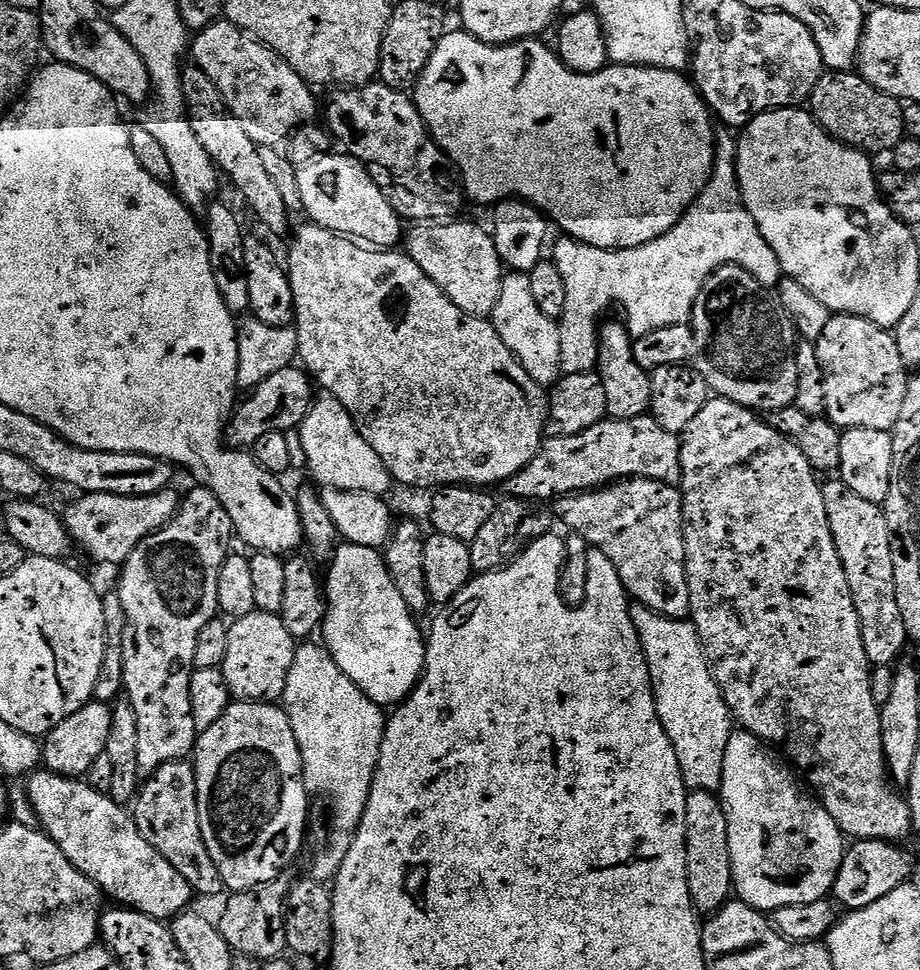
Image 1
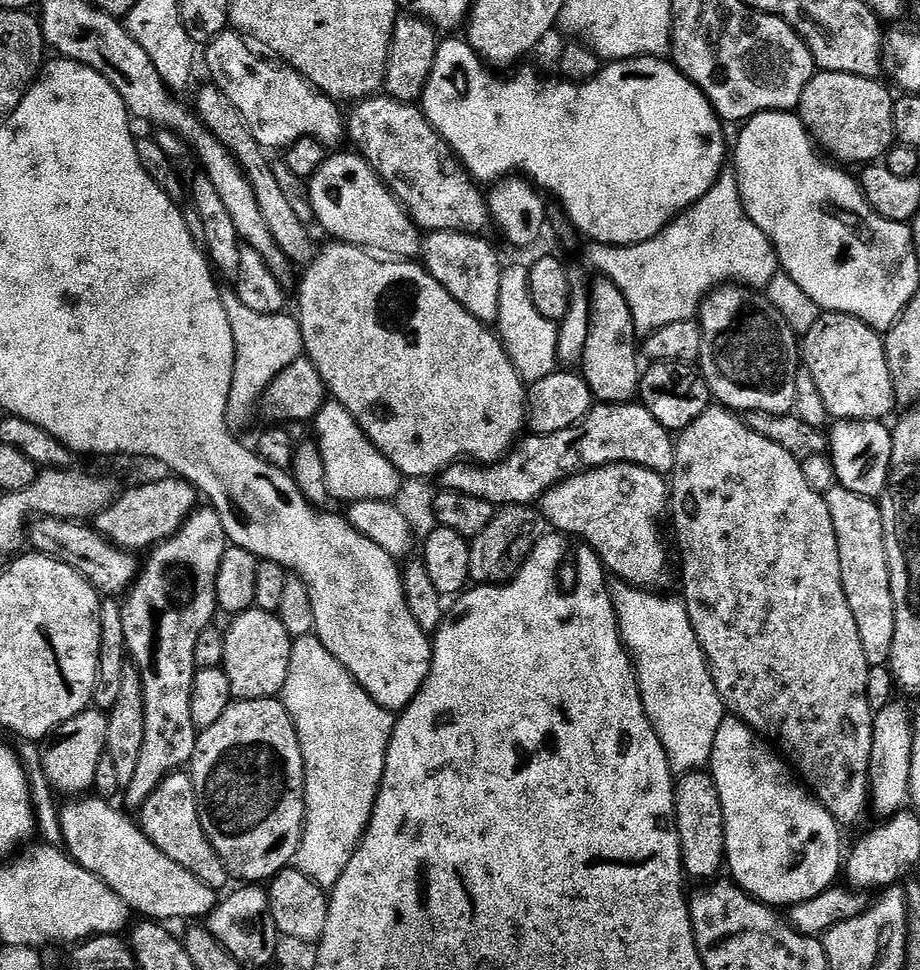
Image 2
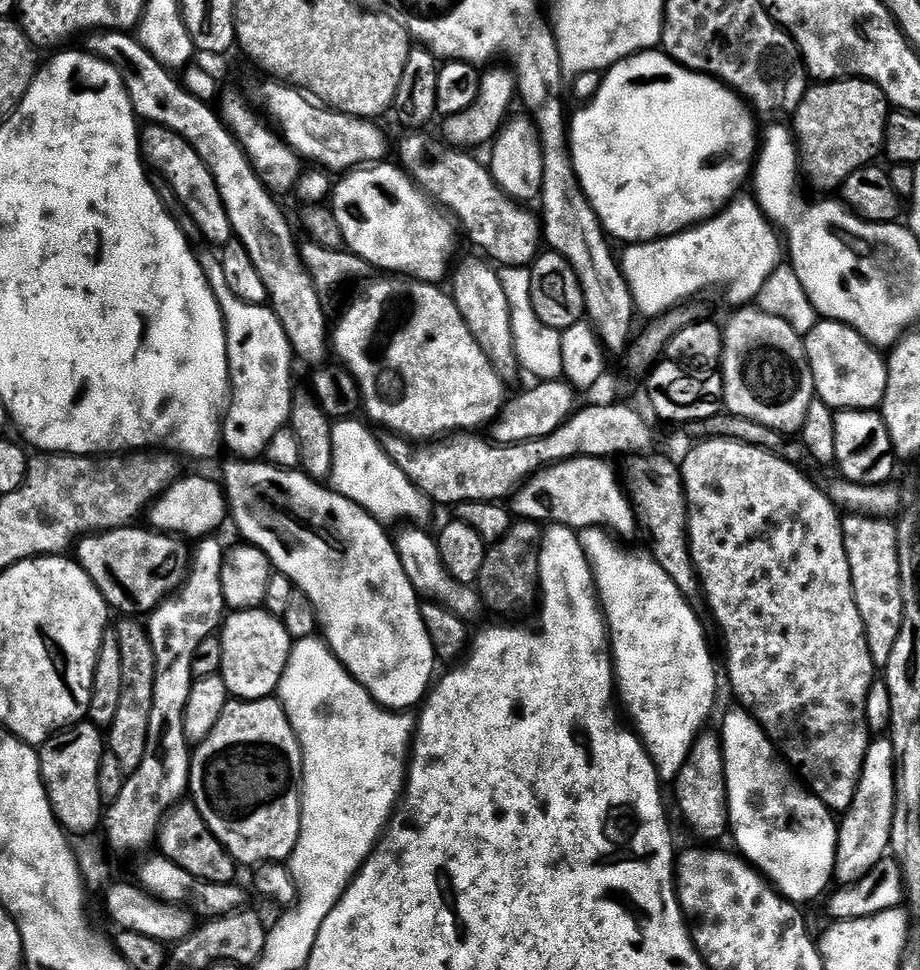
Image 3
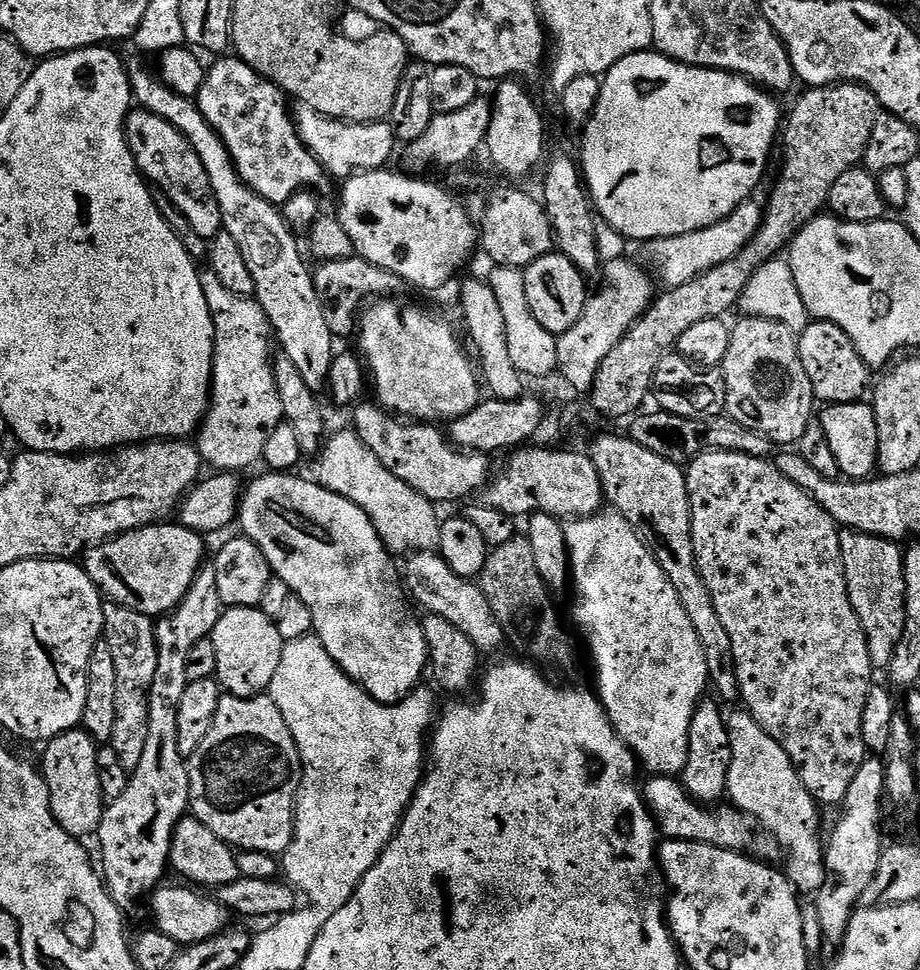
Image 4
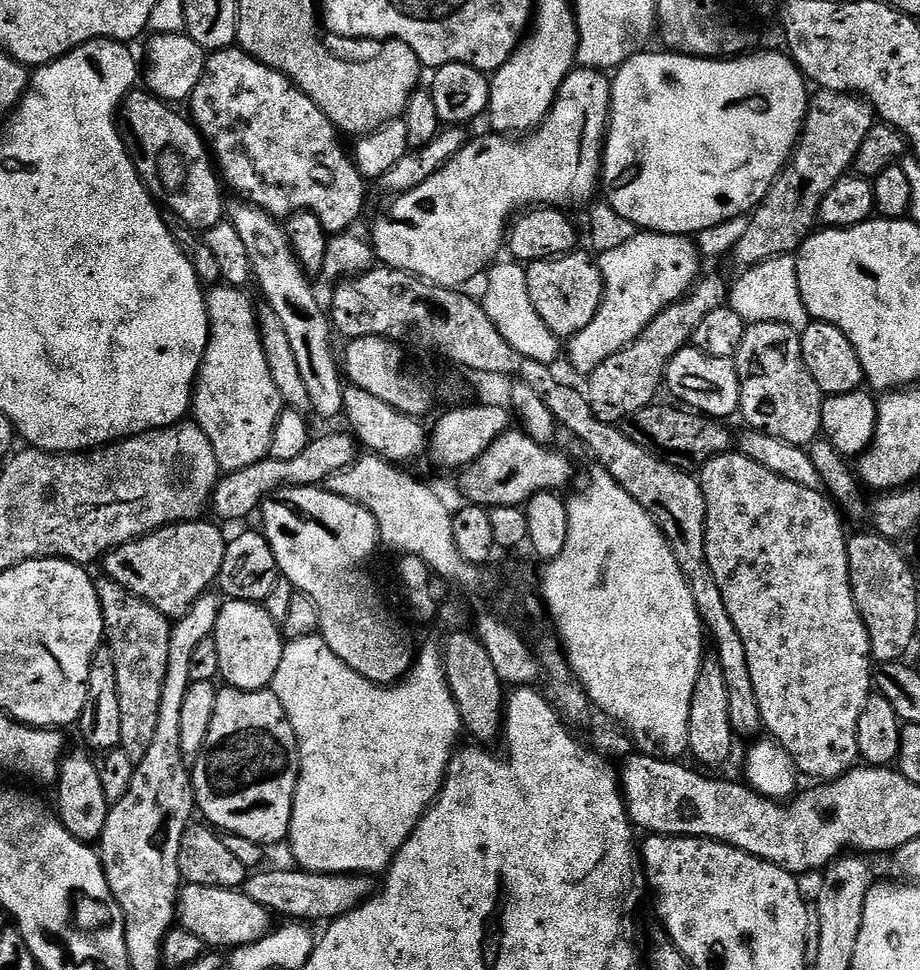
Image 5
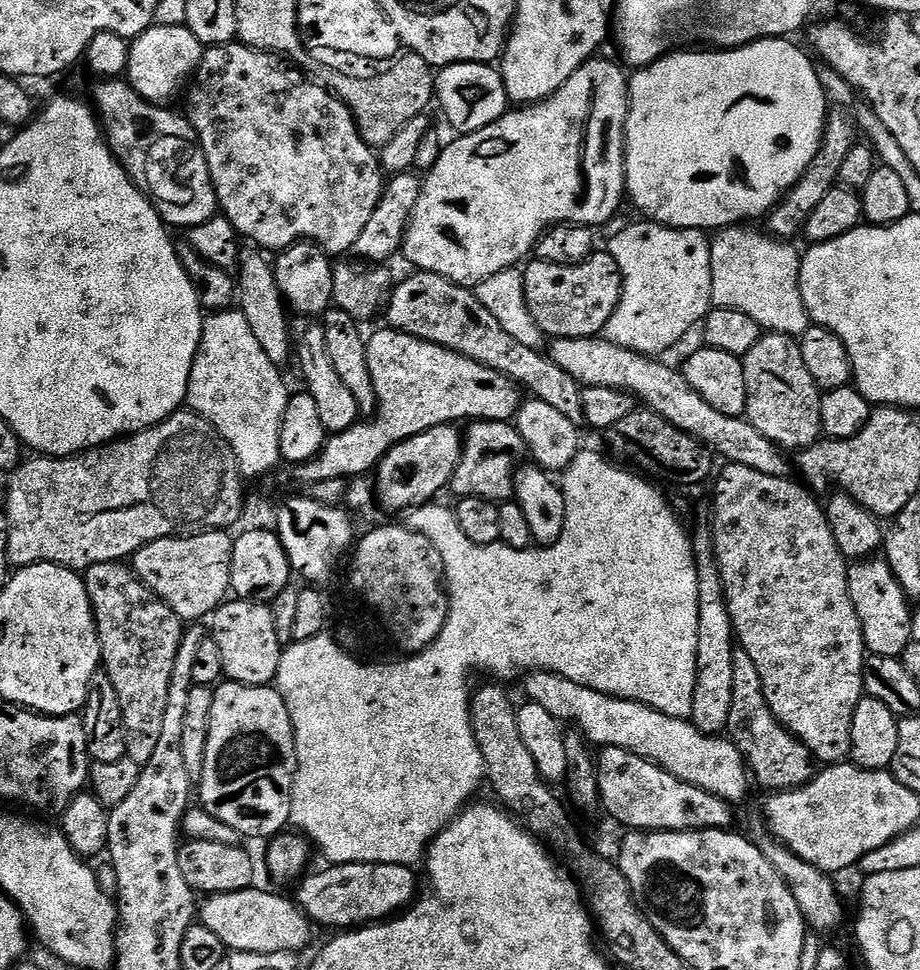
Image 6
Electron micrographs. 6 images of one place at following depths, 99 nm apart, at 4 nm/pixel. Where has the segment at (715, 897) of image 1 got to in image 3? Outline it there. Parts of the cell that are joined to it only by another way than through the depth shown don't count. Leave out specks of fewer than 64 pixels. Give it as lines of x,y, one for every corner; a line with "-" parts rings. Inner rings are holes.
701,734
694,742
682,770
674,781
676,804
684,824
697,836
700,842
716,842
729,831
728,787
724,773
724,747
720,745
719,735

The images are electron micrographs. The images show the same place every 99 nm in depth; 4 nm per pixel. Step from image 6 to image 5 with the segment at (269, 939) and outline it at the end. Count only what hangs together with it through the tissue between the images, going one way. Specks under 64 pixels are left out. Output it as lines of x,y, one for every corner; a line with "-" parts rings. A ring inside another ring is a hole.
184,884
176,902
176,919
179,927
186,929
194,938
202,938
205,946
212,950
231,950
253,944
273,931
273,913
258,906
243,890
194,886

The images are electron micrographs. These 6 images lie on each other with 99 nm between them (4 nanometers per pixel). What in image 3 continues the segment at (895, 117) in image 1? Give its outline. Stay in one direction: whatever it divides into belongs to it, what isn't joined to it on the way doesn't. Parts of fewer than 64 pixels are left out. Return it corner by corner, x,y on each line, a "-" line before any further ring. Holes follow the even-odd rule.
841,78
813,83
791,117
798,163
807,183
836,190
854,170
873,163
884,150
889,111
886,94
868,80

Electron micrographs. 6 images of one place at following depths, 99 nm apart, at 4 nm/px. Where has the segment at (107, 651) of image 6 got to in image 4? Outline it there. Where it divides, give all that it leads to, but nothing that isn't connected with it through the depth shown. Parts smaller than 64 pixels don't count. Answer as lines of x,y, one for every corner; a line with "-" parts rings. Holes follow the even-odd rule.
111,602
104,605
103,639
114,654
114,666
118,669
118,718
114,722
114,734
110,746
118,754
122,766
130,774
142,762
142,750
146,750
148,737
148,701
154,682
154,674
158,670
158,646
156,645
156,624
153,617
142,614
138,610
130,610
121,604

